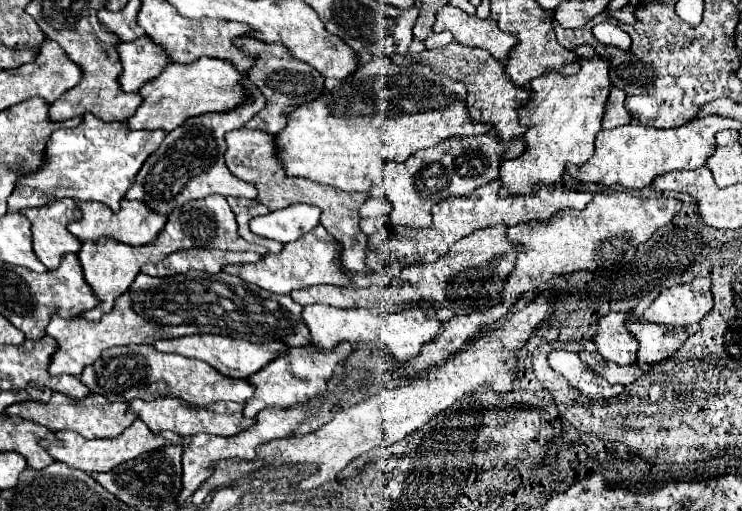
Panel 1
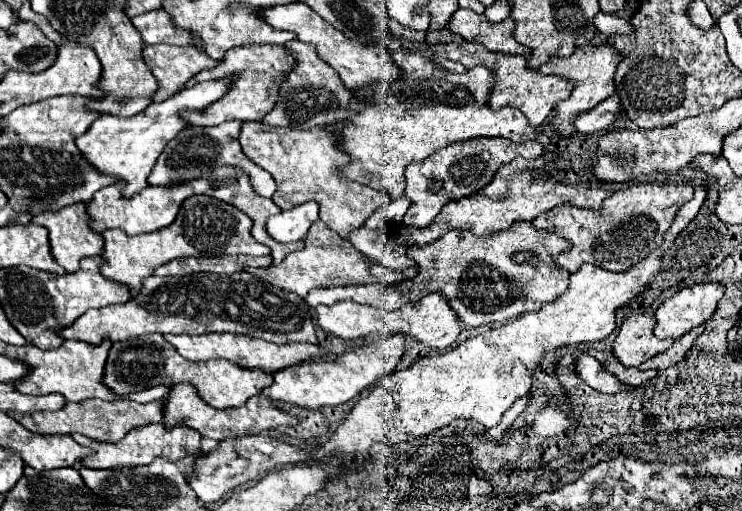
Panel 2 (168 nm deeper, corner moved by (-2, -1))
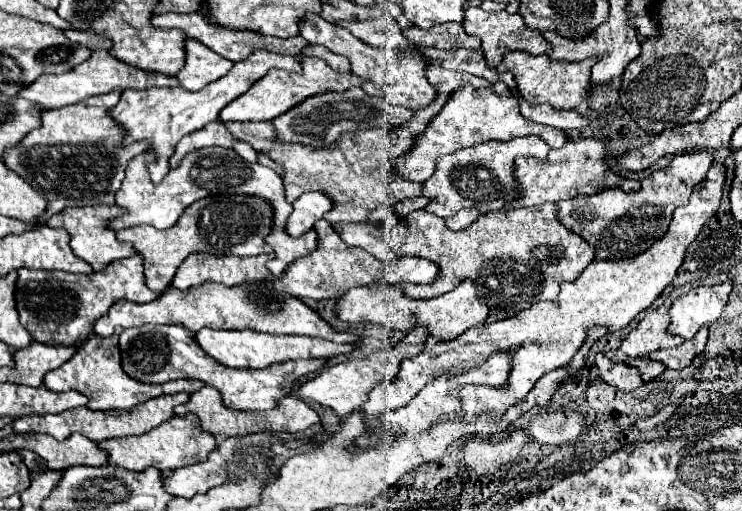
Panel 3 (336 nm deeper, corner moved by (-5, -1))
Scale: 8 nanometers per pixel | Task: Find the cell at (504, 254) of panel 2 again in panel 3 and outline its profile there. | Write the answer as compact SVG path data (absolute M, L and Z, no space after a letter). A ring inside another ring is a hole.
M556 203L480 215L478 221L460 231L450 231L440 217L424 209L412 211L390 229L386 241L398 255L418 255L440 267L436 283L400 285L406 295L416 299L436 297L454 289L464 279L472 279L478 287L480 301L490 303L490 309L506 313L518 313L538 301L554 299L566 275L568 281L574 281L594 259L592 247L580 235L560 225Z

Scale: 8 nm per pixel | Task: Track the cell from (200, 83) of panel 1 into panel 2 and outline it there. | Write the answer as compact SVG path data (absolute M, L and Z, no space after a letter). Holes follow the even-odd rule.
M251 45L251 47L237 47L225 53L225 59L217 63L213 69L205 69L205 73L197 73L197 77L191 77L185 87L191 87L201 81L213 81L213 79L231 79L229 91L209 107L201 111L183 111L181 119L189 125L219 125L223 121L239 119L239 121L261 121L275 105L277 101L277 89L283 81L283 75L293 69L295 59L289 55L285 47L279 45Z

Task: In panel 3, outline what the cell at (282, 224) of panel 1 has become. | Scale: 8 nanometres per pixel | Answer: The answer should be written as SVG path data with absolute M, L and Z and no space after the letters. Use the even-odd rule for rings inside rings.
M312 191L312 193L304 193L292 205L294 205L294 211L288 219L288 229L286 231L292 237L300 237L306 231L310 231L314 227L314 223L320 221L324 217L324 213L332 209L334 203L326 193Z

